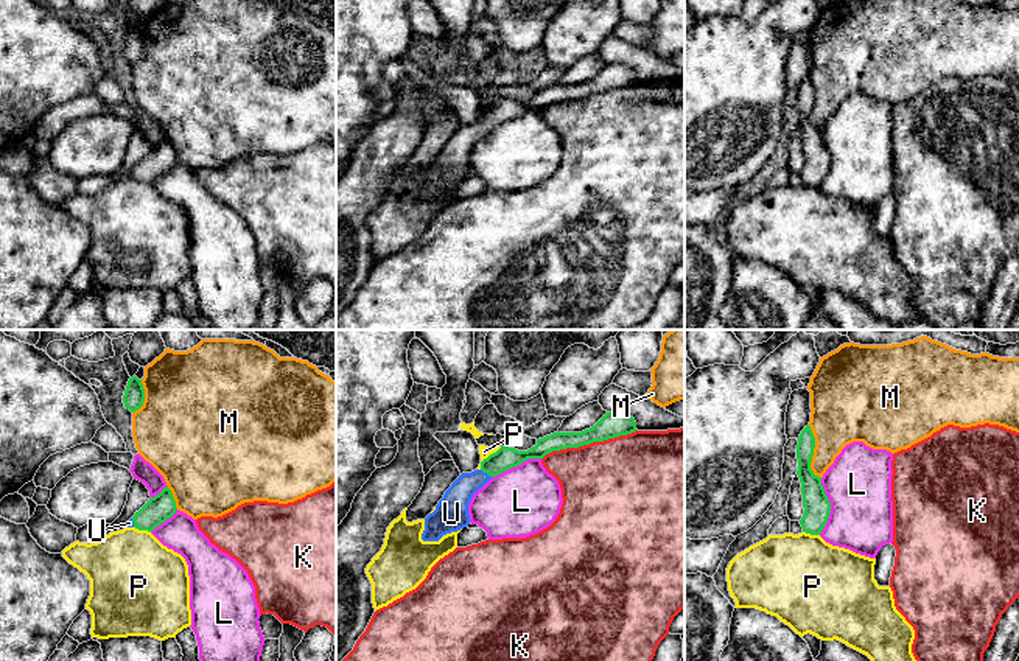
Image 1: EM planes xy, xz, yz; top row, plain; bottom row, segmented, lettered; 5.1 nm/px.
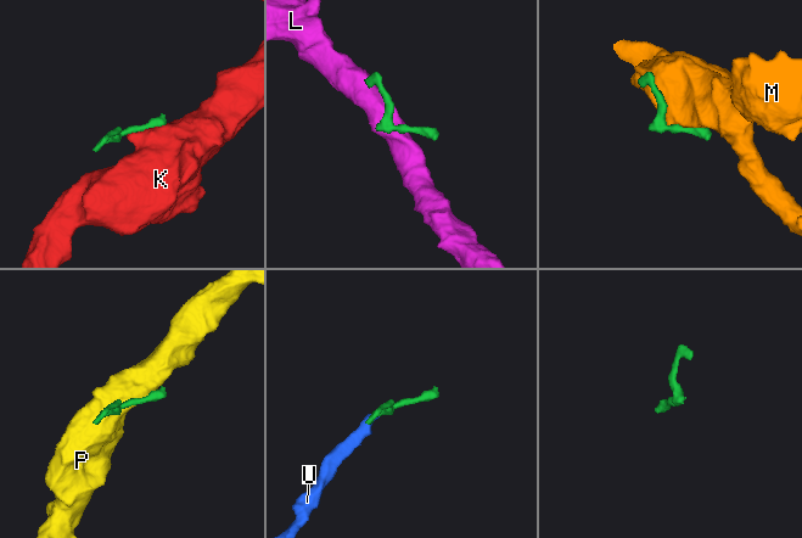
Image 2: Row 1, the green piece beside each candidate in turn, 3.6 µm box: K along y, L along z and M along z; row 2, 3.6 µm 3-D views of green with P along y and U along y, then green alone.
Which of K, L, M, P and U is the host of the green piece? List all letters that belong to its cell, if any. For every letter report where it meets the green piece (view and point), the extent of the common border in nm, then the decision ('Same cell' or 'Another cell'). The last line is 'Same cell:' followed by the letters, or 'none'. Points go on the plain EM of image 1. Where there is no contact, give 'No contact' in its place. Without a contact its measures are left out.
K: Touches green at xz (588, 95). Shared border 500 nm. Another cell
L: Touches green at yz (829, 157). Shared border 300 nm. Another cell
M: Touches green at yz (812, 104). Shared border 280 nm. Another cell
P: Touches green at xz (489, 108). Shared border 170 nm. Another cell
U: Touches green at xz (487, 125). Shared border 80 nm. Same cell
Same cell: U

